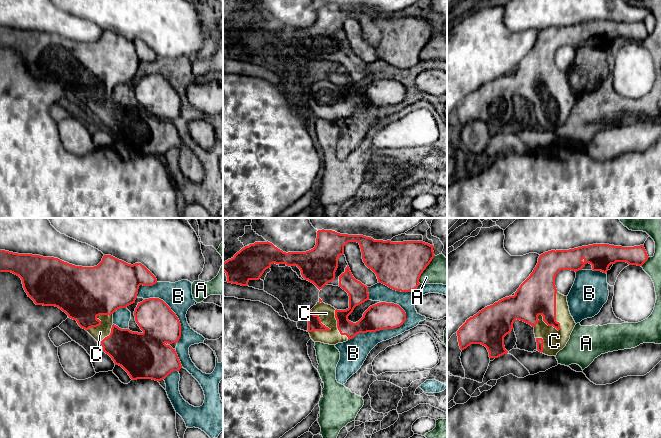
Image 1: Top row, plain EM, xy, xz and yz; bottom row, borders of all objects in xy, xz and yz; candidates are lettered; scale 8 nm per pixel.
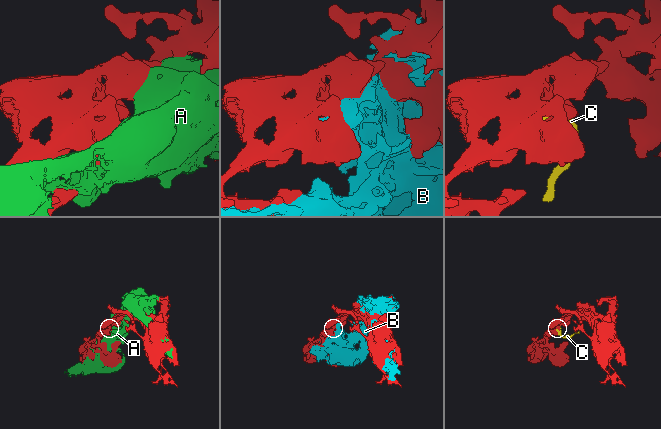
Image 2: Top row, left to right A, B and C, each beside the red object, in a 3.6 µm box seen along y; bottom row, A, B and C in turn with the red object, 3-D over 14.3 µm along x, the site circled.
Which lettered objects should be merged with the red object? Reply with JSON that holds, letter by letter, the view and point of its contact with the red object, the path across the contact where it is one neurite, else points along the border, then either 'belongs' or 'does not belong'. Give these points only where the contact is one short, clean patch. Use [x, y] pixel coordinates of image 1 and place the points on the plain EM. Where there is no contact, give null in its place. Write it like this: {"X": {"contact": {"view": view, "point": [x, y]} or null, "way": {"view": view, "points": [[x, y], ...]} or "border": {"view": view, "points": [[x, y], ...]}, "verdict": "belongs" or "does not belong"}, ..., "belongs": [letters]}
{"A": {"contact": {"view": "xz", "point": [425, 44]}, "verdict": "does not belong"}, "B": {"contact": {"view": "xz", "point": [380, 105]}, "verdict": "does not belong"}, "C": {"contact": {"view": "yz", "point": [559, 104]}, "verdict": "belongs"}, "belongs": ["C"]}

